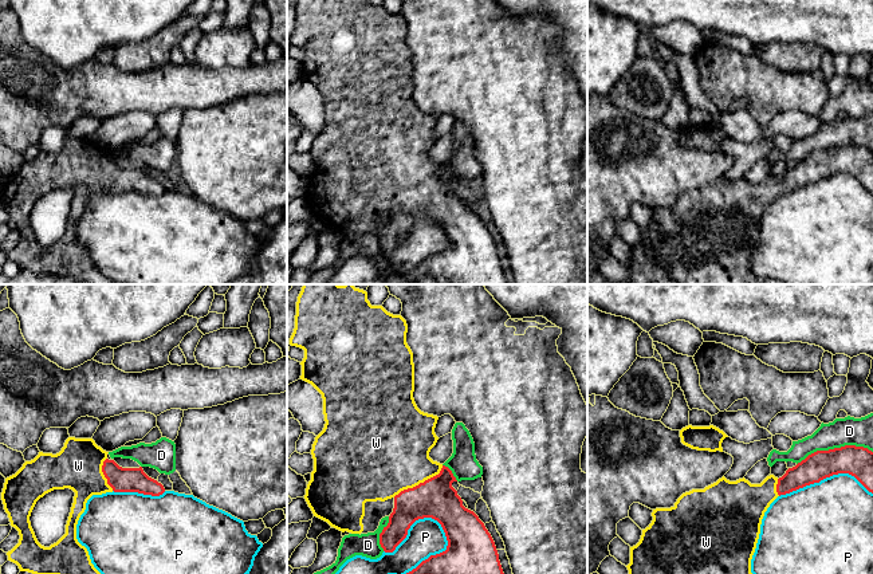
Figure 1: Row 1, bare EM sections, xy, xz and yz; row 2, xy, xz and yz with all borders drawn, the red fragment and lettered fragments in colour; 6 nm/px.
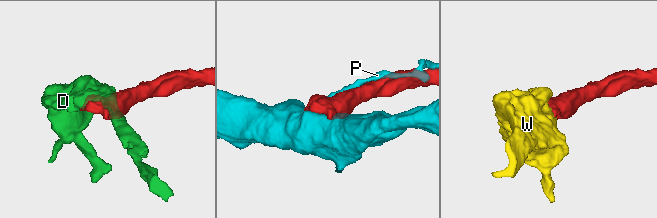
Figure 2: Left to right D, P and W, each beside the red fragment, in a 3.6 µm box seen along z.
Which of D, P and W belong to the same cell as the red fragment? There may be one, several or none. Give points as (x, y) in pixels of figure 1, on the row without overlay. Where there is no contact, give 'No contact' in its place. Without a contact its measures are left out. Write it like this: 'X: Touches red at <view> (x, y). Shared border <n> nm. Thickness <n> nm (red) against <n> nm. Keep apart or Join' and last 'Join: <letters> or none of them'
D: Touches red at yz (834, 148). Shared border 460 nm. Thickness 180 nm (red) against 170 nm. Keep apart
P: Touches red at xz (437, 254). Shared border 400 nm. Thickness 420 nm (red) against 220 nm. Keep apart
W: Touches red at xz (420, 183). Shared border 360 nm. Thickness 240 nm (red) against 460 nm. Join
Join: W

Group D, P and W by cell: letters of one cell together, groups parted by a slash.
D / P / W

